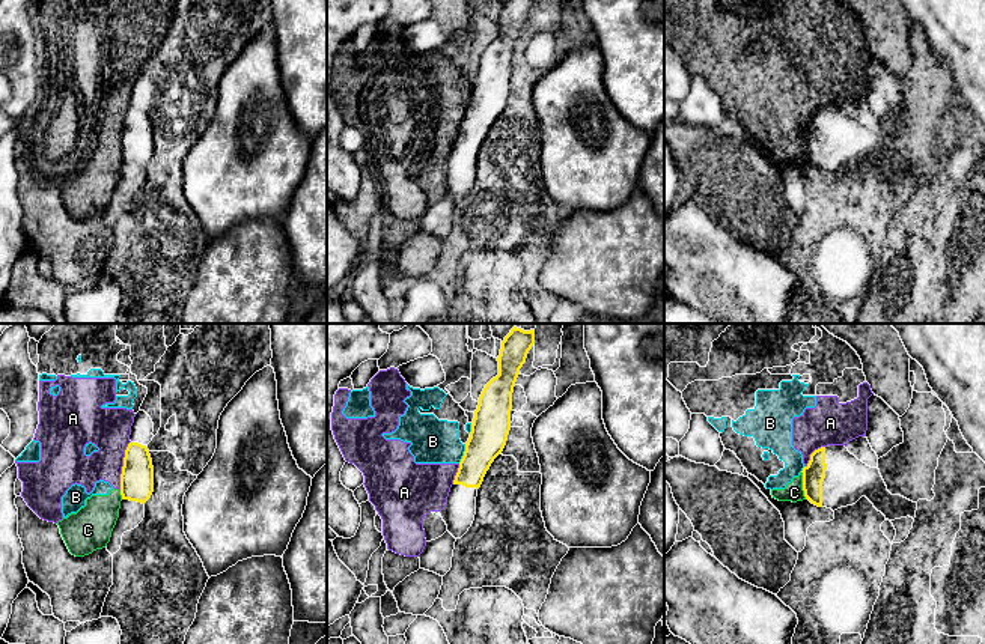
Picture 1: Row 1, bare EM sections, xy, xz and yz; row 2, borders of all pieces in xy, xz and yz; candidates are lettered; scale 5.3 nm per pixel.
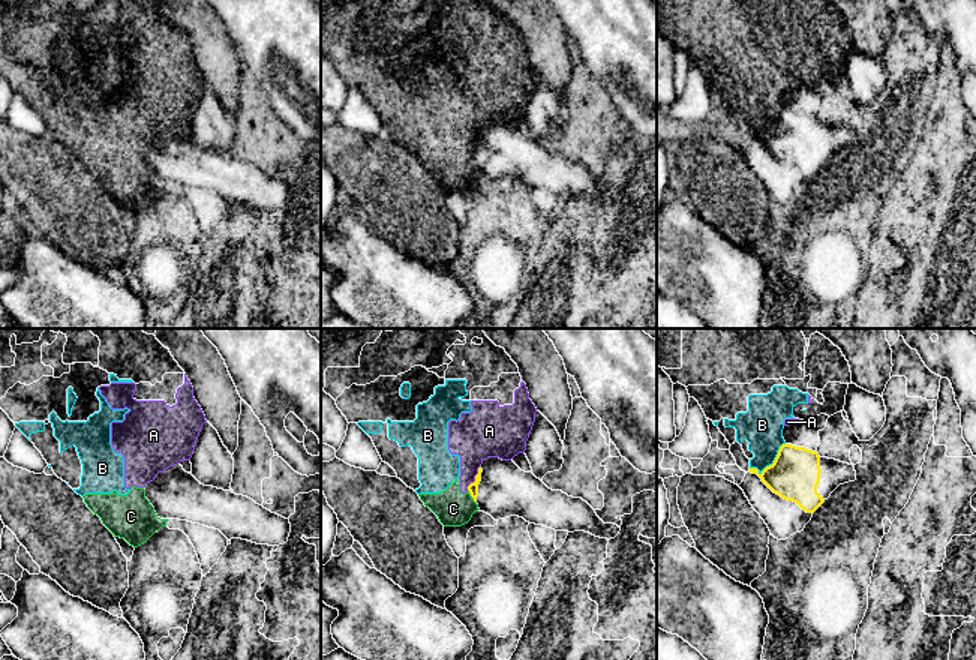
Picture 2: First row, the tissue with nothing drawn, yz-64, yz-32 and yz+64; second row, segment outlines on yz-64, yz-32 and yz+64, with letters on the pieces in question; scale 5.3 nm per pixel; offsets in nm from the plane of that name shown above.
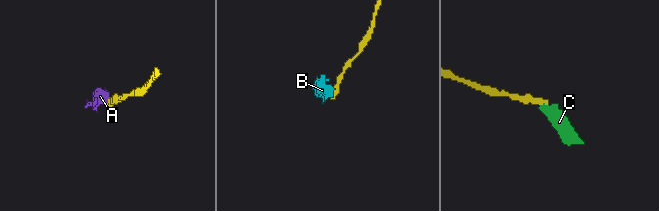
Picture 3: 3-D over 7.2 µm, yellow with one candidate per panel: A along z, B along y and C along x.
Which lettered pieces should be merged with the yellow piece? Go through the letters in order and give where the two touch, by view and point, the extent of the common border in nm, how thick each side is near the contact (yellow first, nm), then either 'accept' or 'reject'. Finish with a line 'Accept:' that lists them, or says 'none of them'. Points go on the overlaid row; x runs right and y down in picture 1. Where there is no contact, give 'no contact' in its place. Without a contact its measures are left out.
A: meets yellow in xy at (124, 465); contact 280 nm long; 180 nm thick on the yellow side, 220 nm on the other; reject
B: meets yellow in xz at (464, 453); contact 110 nm long; 200 nm thick on the yellow side, 240 nm on the other; reject
C: meets yellow in yz at (803, 485); contact 150 nm long; 120 nm thick on the yellow side, 100 nm on the other; reject
Accept: none of them

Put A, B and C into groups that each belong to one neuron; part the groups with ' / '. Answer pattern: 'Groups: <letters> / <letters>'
Groups: A B C

